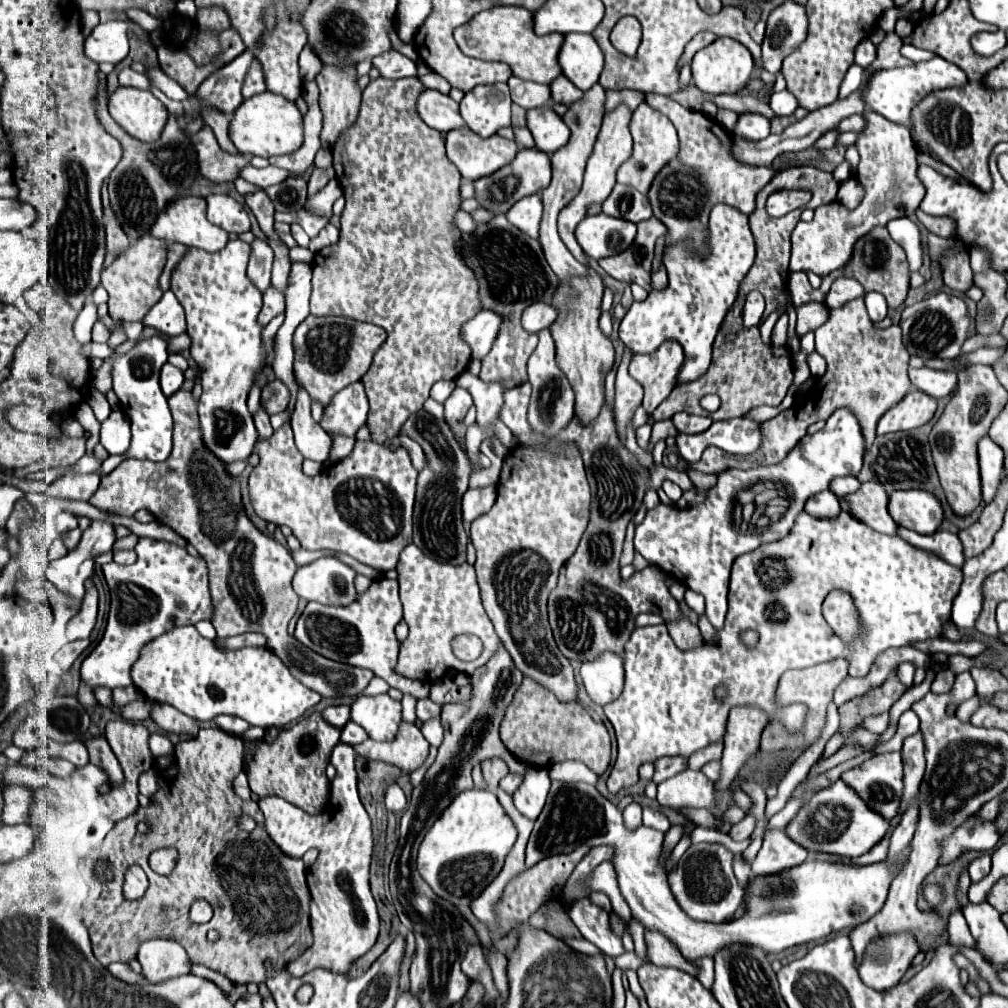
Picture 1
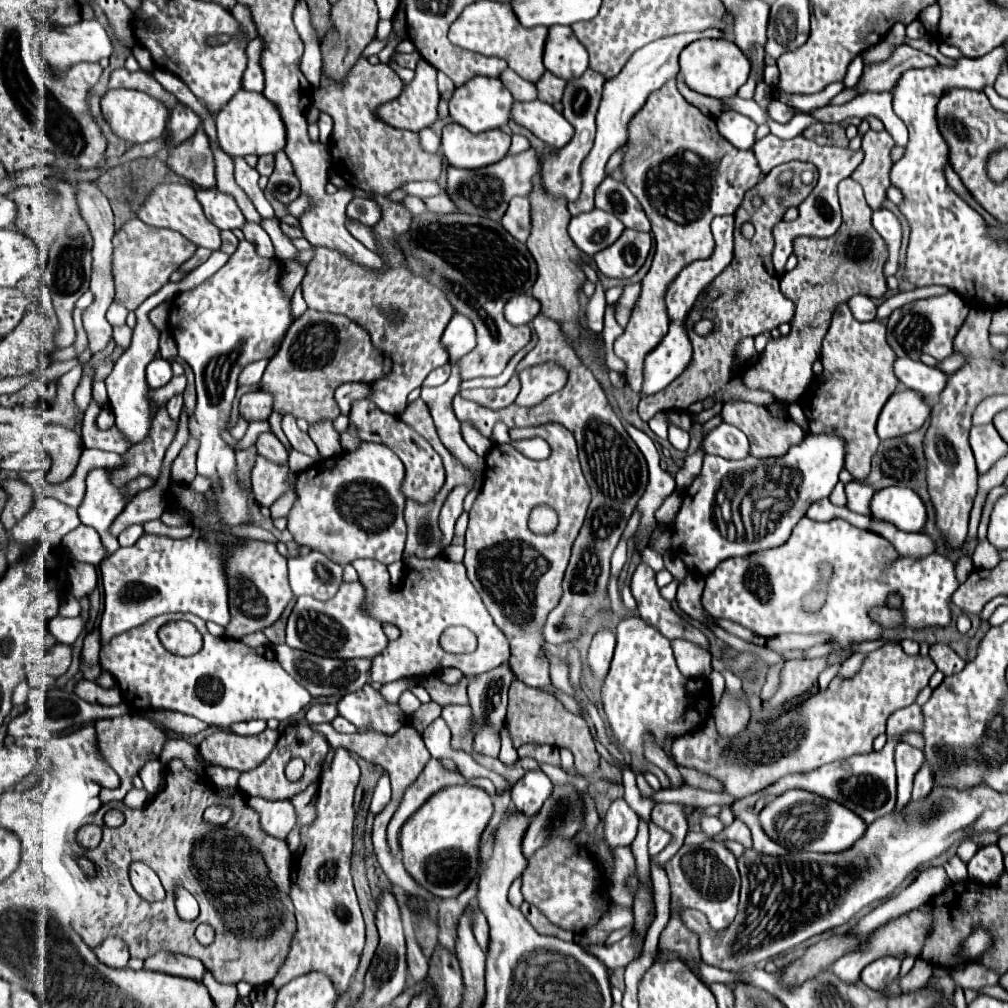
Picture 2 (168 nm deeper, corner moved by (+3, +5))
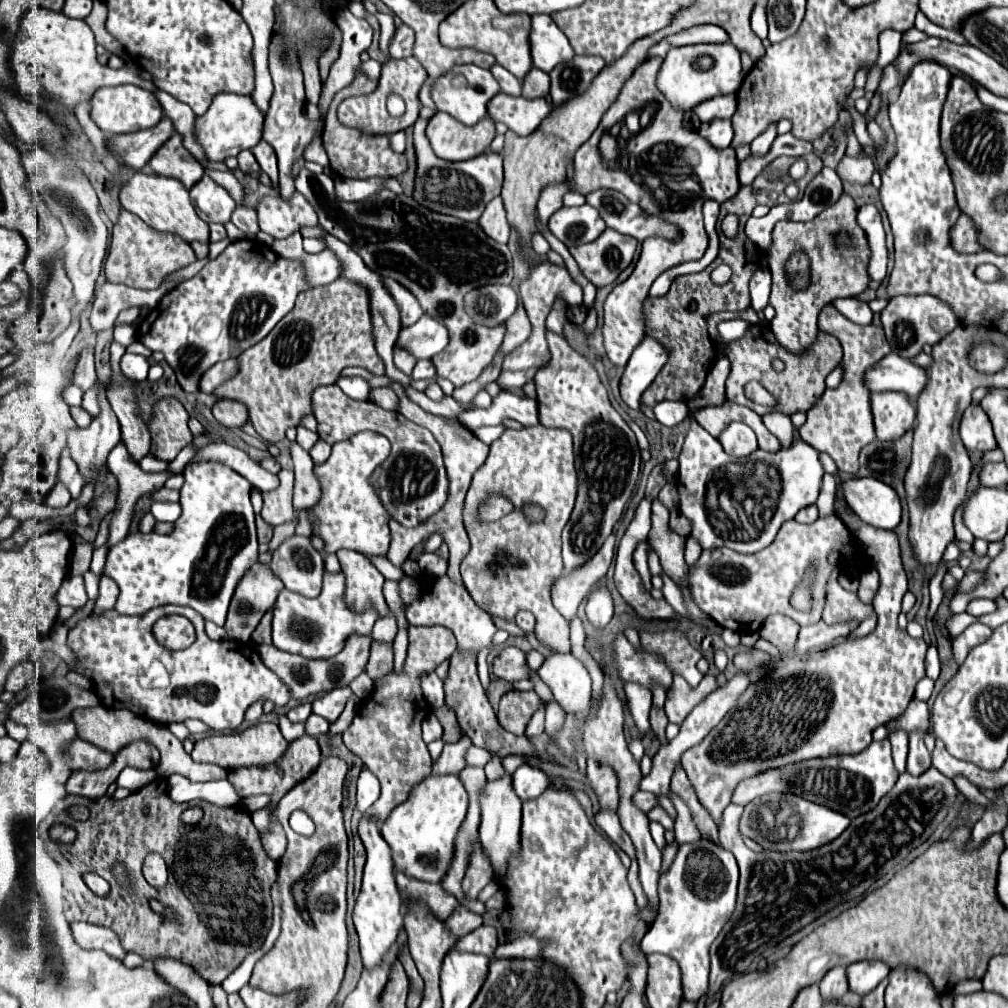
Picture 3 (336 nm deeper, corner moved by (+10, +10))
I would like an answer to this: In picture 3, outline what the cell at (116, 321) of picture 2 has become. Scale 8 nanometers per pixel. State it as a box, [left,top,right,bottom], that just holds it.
[90,281,174,333]

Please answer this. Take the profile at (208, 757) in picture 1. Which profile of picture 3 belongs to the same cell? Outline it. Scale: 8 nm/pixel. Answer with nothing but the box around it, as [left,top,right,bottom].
[60,777,276,985]

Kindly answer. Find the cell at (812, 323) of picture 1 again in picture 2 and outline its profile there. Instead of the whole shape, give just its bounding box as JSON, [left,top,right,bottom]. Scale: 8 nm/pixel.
[639,162,817,422]

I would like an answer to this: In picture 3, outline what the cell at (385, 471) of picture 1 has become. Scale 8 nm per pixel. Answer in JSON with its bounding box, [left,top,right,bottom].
[308,431,390,555]

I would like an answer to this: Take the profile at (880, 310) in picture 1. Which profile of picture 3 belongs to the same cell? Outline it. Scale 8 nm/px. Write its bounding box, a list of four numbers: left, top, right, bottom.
[832,297,872,325]

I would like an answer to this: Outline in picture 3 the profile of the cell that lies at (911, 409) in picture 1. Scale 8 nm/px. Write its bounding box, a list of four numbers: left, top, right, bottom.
[872,391,916,441]

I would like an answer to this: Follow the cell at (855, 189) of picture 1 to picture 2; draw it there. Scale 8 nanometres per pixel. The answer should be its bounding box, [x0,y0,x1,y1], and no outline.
[743,178,887,404]

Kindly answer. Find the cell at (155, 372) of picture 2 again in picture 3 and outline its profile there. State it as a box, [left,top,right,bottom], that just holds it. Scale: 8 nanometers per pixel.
[120,353,150,381]

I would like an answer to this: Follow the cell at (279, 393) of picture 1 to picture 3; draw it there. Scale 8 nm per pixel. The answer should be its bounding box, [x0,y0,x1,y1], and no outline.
[212,399,248,429]

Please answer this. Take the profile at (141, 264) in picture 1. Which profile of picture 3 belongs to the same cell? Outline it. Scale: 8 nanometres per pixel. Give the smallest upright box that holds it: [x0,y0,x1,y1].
[104,209,196,289]

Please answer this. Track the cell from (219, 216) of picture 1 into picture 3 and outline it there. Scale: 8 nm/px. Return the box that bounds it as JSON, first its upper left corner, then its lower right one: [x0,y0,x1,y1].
[190,175,236,223]

